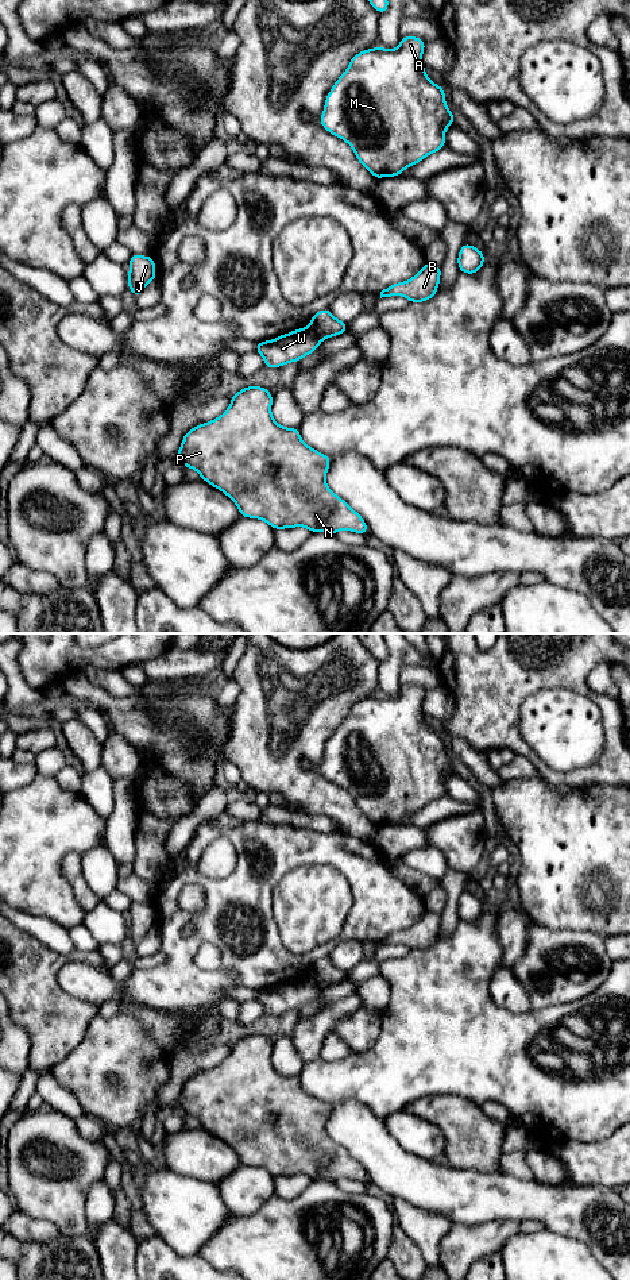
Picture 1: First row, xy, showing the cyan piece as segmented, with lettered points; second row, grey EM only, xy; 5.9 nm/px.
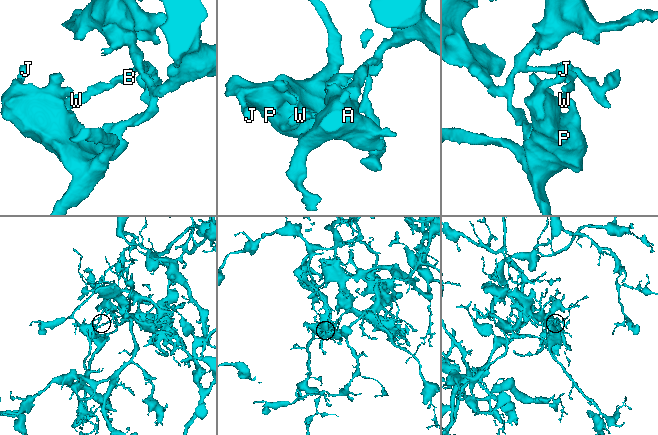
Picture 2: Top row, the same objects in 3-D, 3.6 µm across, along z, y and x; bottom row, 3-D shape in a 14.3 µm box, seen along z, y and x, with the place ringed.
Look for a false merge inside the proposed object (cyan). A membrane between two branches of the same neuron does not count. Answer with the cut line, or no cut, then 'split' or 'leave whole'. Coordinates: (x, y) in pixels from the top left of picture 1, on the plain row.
cut xy (309, 974), (320, 989); split

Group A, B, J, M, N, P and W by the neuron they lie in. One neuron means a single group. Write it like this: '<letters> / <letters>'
A B M / J N P W

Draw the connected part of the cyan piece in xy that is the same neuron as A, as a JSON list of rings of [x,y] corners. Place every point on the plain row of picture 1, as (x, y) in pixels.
[[[403,685],[397,697],[380,694],[357,701],[326,743],[321,774],[347,790],[376,828],[397,825],[445,795],[445,778],[455,771],[455,762],[445,752],[445,737],[425,721],[425,693],[418,685]]]

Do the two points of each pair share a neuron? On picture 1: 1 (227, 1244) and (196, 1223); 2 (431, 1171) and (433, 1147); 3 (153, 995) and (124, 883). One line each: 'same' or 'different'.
1: different
2: different
3: different

